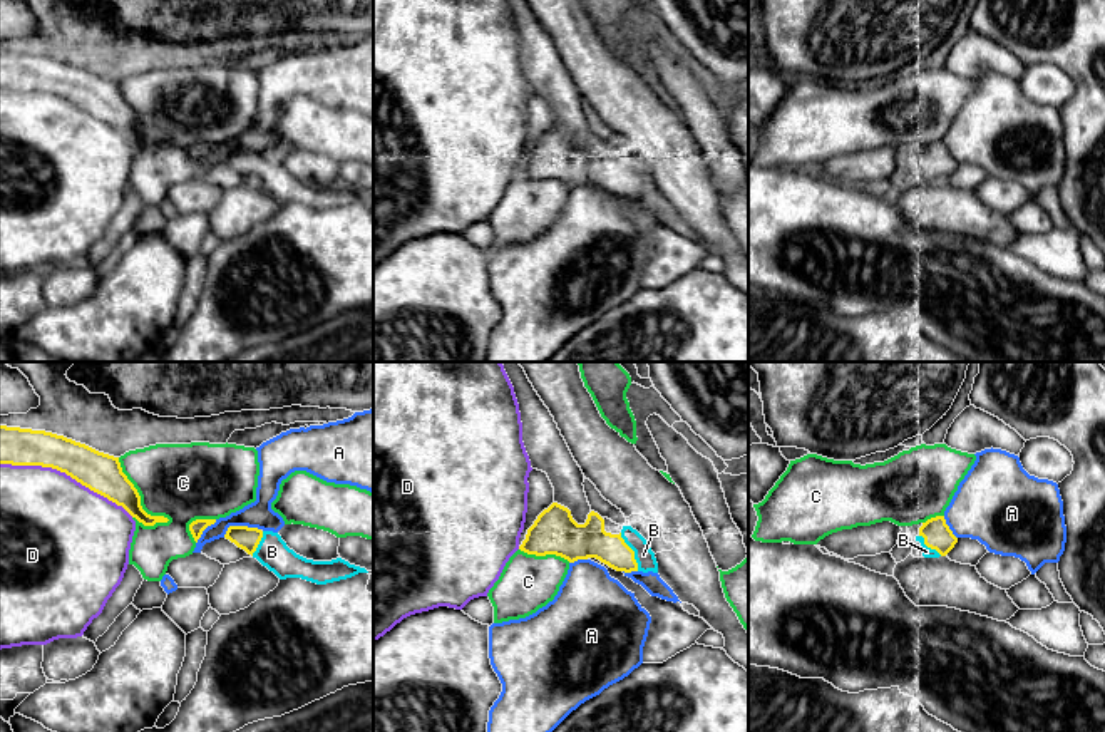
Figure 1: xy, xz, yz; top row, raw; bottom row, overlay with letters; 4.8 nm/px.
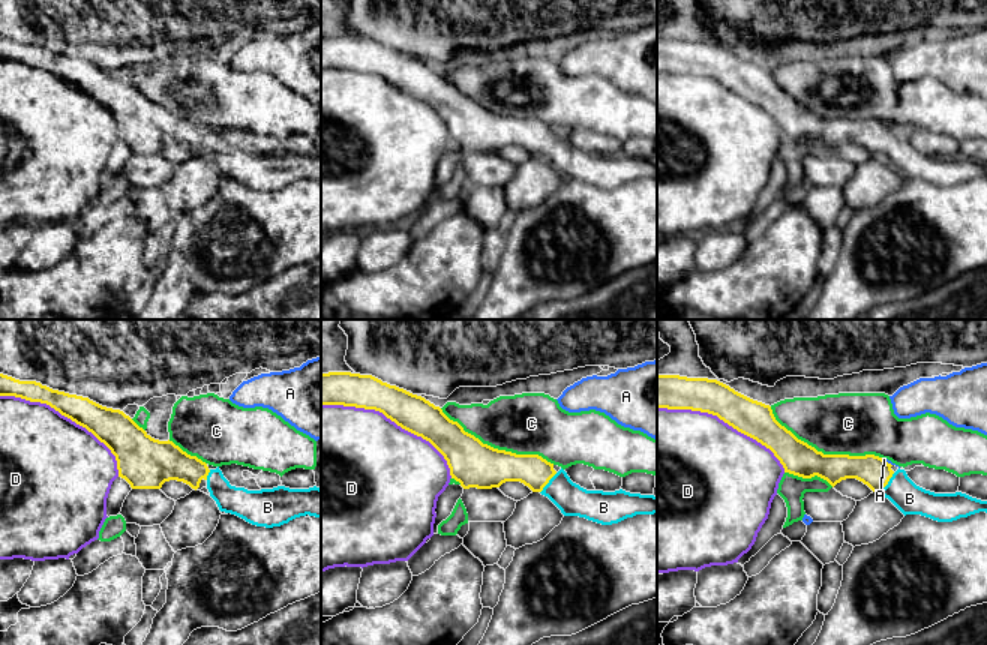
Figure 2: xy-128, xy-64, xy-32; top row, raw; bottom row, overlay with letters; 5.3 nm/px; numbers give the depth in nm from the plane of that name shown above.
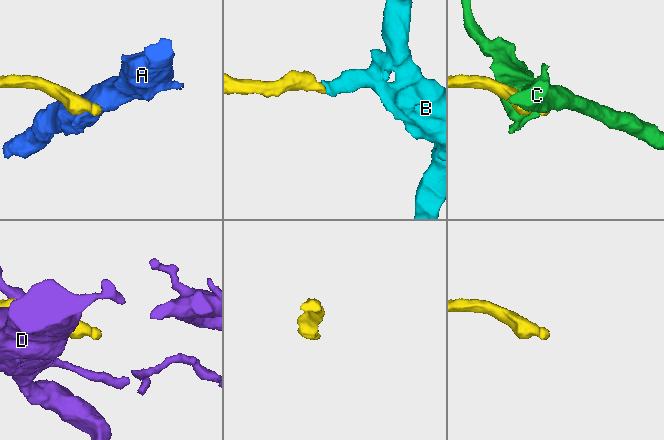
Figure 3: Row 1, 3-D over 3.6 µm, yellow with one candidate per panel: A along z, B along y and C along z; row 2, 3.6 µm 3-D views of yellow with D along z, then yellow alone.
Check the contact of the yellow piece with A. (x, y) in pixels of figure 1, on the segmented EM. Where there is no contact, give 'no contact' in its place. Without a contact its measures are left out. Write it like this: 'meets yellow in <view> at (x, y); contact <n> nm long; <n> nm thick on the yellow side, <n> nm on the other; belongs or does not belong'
meets yellow in xy at (240, 526); contact 190 nm long; 110 nm thick on the yellow side, 130 nm on the other; does not belong

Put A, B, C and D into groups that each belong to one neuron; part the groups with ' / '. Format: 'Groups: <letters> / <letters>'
Groups: A / B / C / D

